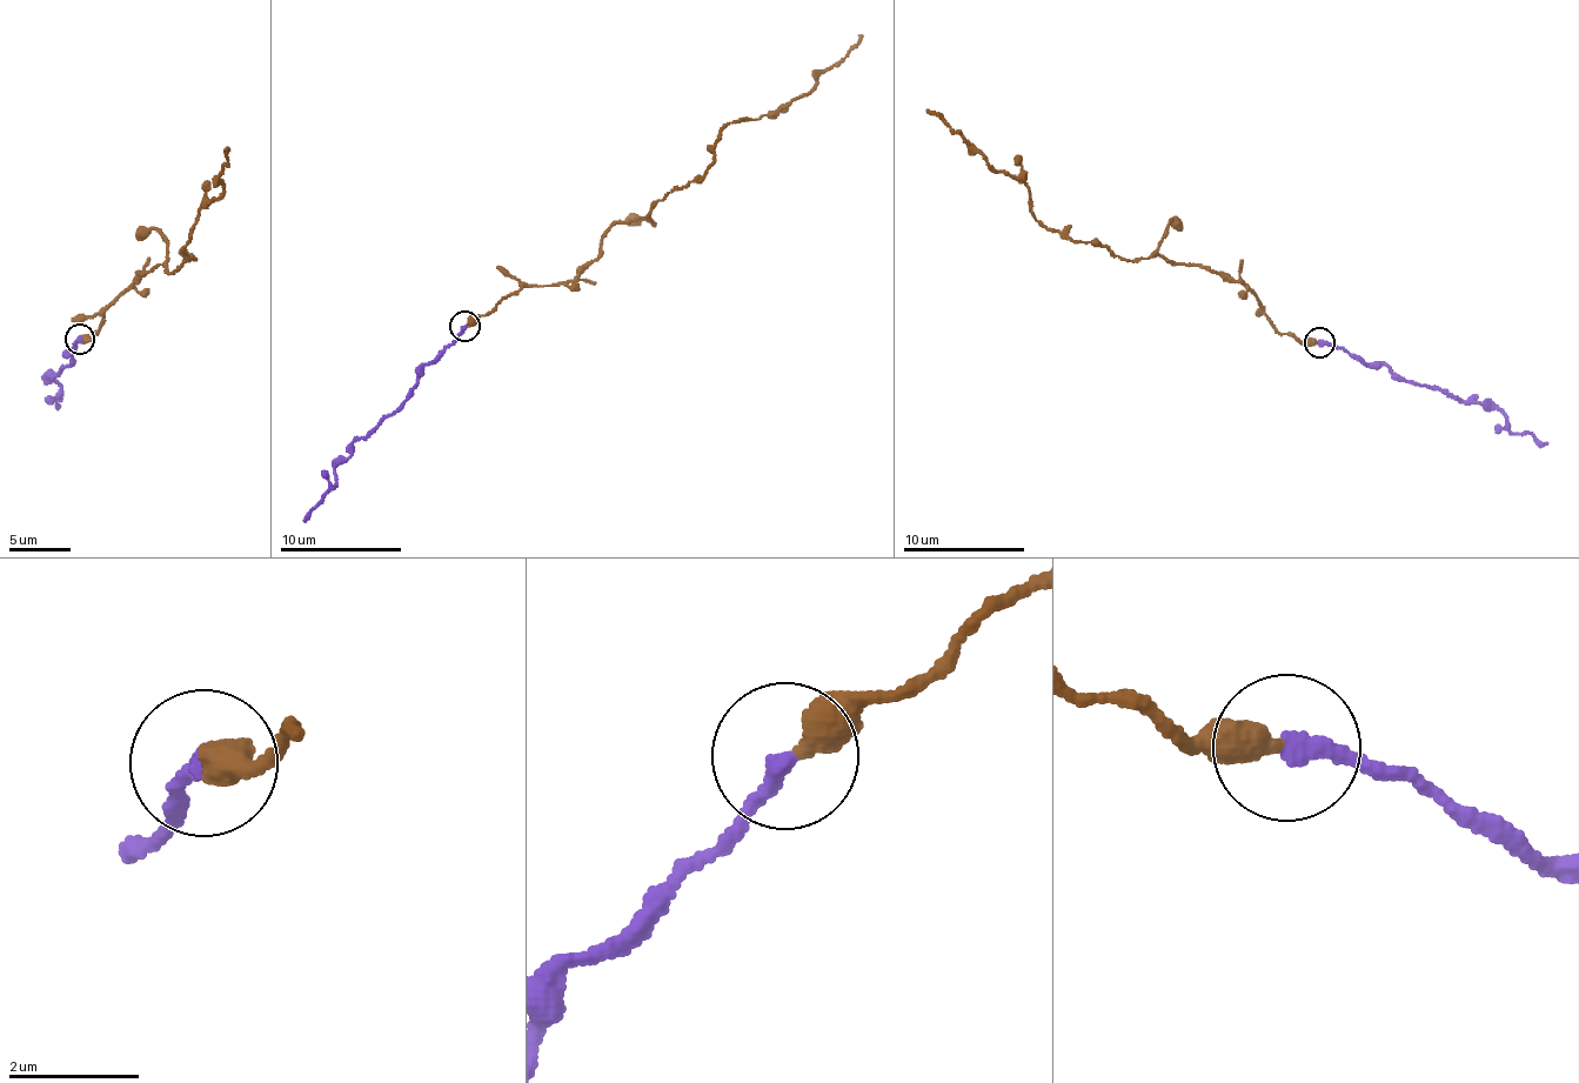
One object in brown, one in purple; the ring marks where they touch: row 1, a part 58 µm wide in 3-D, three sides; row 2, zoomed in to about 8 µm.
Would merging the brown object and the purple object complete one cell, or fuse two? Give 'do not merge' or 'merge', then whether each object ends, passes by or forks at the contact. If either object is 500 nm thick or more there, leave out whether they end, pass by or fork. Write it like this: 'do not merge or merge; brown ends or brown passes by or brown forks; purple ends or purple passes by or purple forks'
do not merge; brown ends; purple ends

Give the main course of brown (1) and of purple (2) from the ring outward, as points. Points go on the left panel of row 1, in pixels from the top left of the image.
1: (80, 338), (135, 272), (194, 259), (182, 252), (223, 191), (227, 146)
2: (80, 338), (69, 354), (71, 351), (74, 358), (48, 381), (60, 385), (61, 396), (55, 405)

